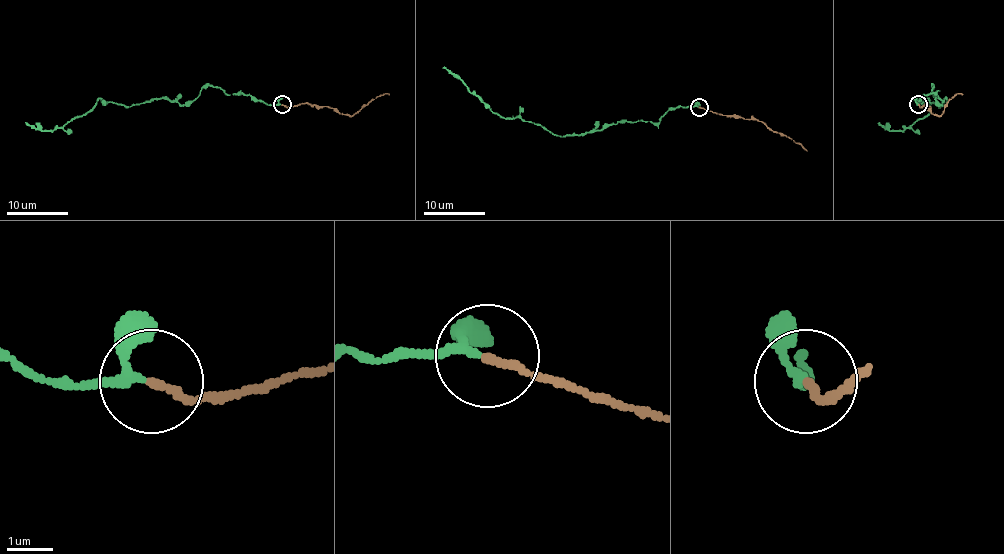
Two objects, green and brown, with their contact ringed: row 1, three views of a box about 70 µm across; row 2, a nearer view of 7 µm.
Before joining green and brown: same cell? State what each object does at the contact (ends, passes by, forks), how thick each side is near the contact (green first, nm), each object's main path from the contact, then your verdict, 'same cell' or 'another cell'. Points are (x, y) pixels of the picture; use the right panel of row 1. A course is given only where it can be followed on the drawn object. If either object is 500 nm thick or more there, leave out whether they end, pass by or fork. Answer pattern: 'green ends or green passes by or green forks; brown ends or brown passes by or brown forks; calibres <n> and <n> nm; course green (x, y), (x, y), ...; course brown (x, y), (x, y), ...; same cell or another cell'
green passes by; brown ends; calibres 160 and 170 nm; course green (918, 104), (932, 86), (947, 102), (929, 99), (929, 113), (903, 130), (879, 122); course brown (918, 104), (922, 107), (926, 102), (934, 115), (943, 112), (955, 95), (963, 95); same cell

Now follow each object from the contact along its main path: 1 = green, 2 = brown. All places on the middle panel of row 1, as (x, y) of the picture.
1: (699, 107), (671, 107), (658, 122), (618, 121), (580, 134), (557, 136), (516, 118), (501, 118), (443, 67)
2: (699, 107), (763, 122), (807, 151)

